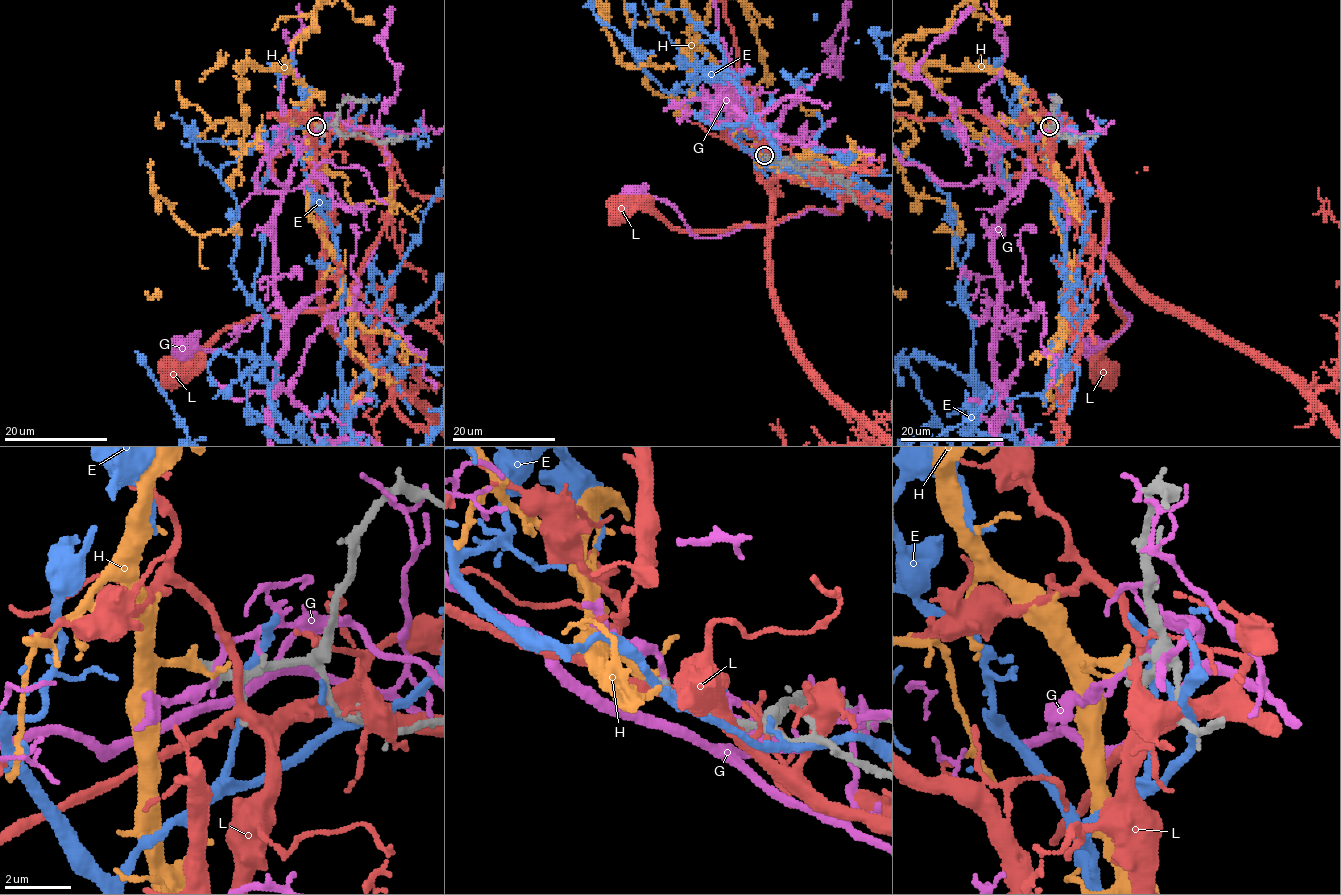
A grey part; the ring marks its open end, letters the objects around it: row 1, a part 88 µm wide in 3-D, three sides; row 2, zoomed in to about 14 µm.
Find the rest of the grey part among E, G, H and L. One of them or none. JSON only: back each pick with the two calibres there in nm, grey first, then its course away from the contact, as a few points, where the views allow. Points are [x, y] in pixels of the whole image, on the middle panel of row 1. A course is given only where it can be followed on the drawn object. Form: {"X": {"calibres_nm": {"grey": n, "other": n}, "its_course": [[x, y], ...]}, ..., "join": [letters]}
{"H": {"calibres_nm": {"grey": 360, "other": 240}}, "join": ["H"]}

